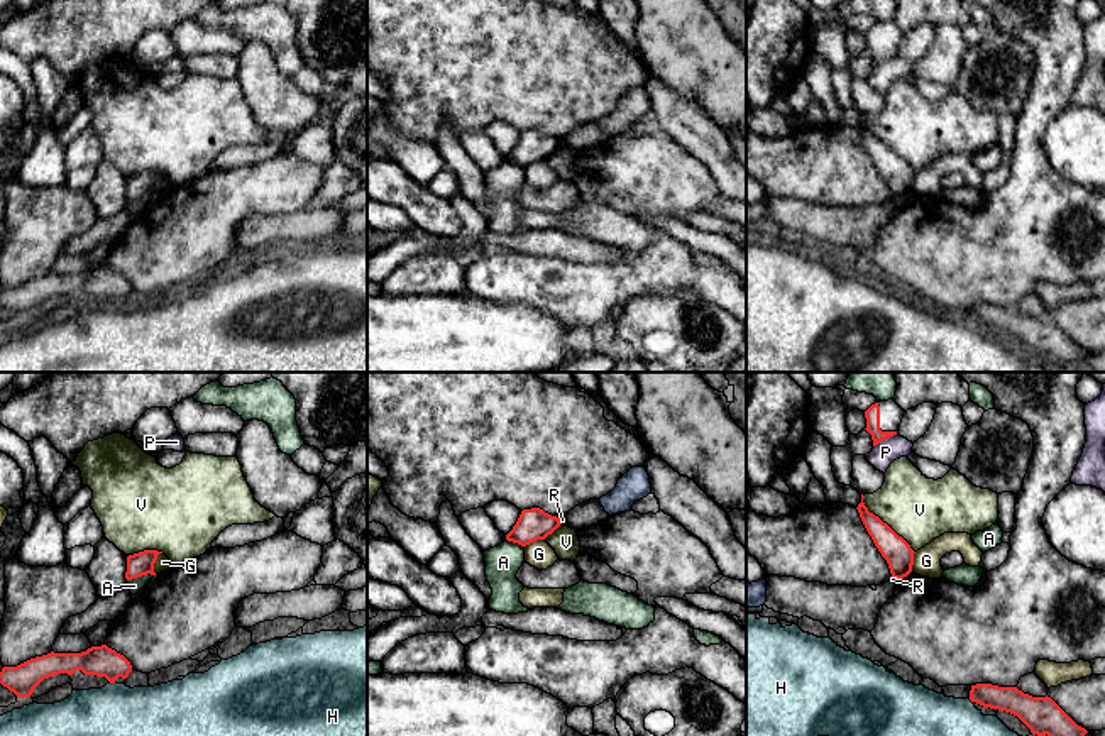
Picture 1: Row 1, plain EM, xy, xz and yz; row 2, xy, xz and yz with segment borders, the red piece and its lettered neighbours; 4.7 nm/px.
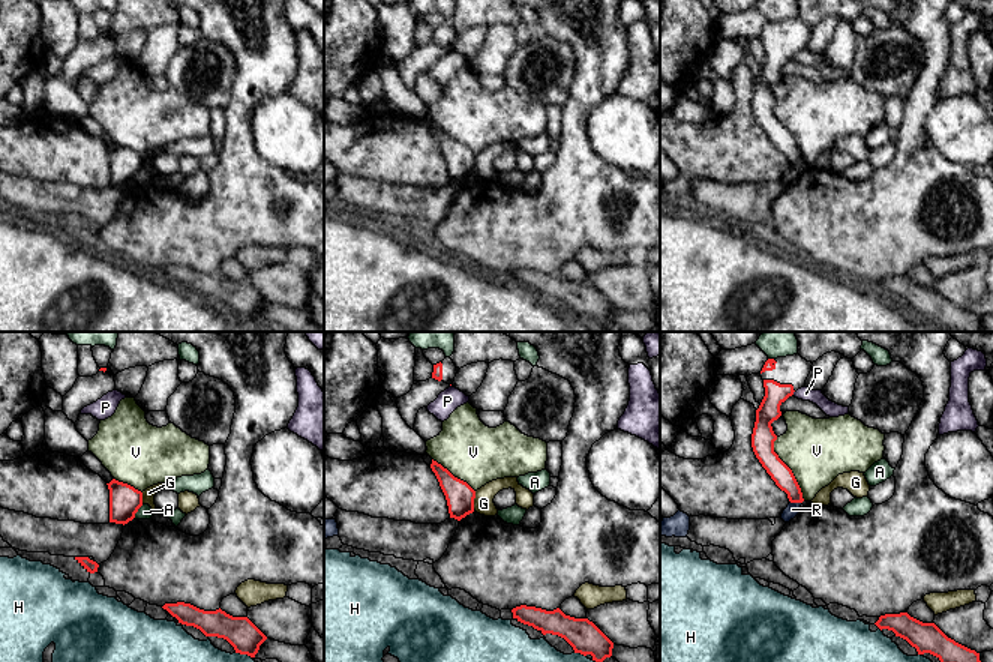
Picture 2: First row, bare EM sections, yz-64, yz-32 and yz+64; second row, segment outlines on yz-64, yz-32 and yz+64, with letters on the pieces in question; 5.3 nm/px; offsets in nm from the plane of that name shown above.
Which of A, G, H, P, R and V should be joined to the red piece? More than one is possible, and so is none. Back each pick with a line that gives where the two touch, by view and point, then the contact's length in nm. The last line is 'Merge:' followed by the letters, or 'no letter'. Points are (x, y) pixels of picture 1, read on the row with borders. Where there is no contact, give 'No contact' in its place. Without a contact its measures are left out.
Merge: no letter

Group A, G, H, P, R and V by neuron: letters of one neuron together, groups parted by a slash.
A / G / H / P / R / V

